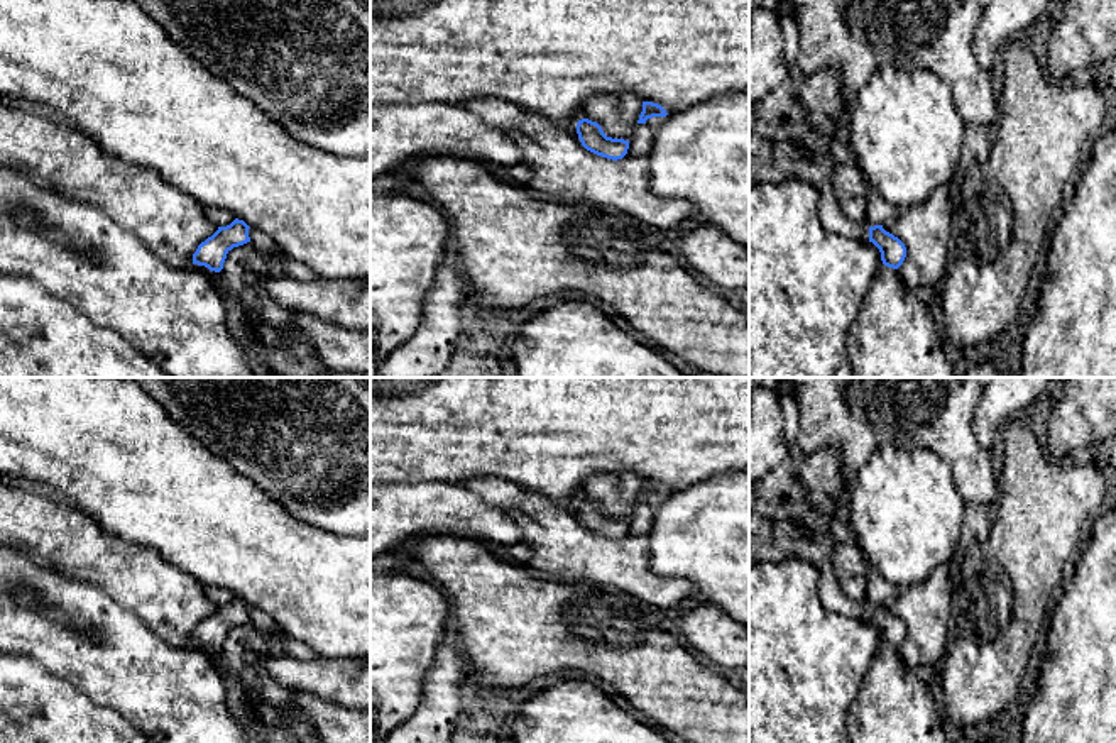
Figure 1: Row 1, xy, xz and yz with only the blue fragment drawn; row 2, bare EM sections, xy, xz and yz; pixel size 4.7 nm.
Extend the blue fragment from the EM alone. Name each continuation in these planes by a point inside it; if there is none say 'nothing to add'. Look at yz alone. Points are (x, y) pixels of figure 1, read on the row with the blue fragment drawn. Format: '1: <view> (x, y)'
1: yz (893, 335)

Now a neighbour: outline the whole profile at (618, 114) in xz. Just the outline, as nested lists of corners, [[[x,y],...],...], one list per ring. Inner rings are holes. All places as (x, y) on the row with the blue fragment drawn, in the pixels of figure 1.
[[[632,93],[592,95],[583,105],[583,118],[597,122],[612,139],[631,140],[643,112],[643,100]]]

